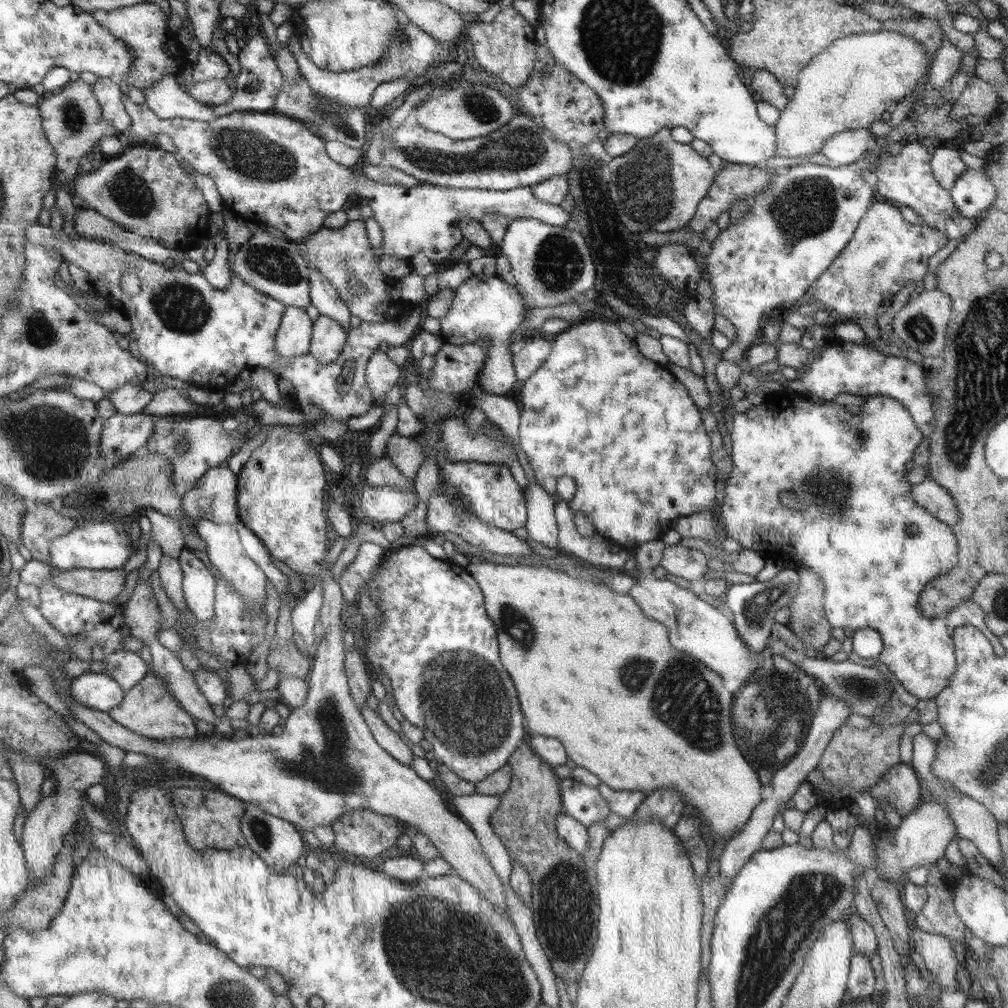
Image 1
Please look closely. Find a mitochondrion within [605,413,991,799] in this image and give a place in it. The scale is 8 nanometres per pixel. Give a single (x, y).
(679, 695)

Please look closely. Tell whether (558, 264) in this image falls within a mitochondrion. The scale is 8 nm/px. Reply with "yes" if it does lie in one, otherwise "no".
yes

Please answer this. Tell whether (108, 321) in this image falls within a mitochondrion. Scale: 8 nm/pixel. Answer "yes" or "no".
no

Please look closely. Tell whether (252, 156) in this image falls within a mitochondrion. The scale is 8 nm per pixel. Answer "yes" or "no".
yes

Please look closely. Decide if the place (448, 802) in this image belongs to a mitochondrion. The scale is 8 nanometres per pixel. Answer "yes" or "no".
no

